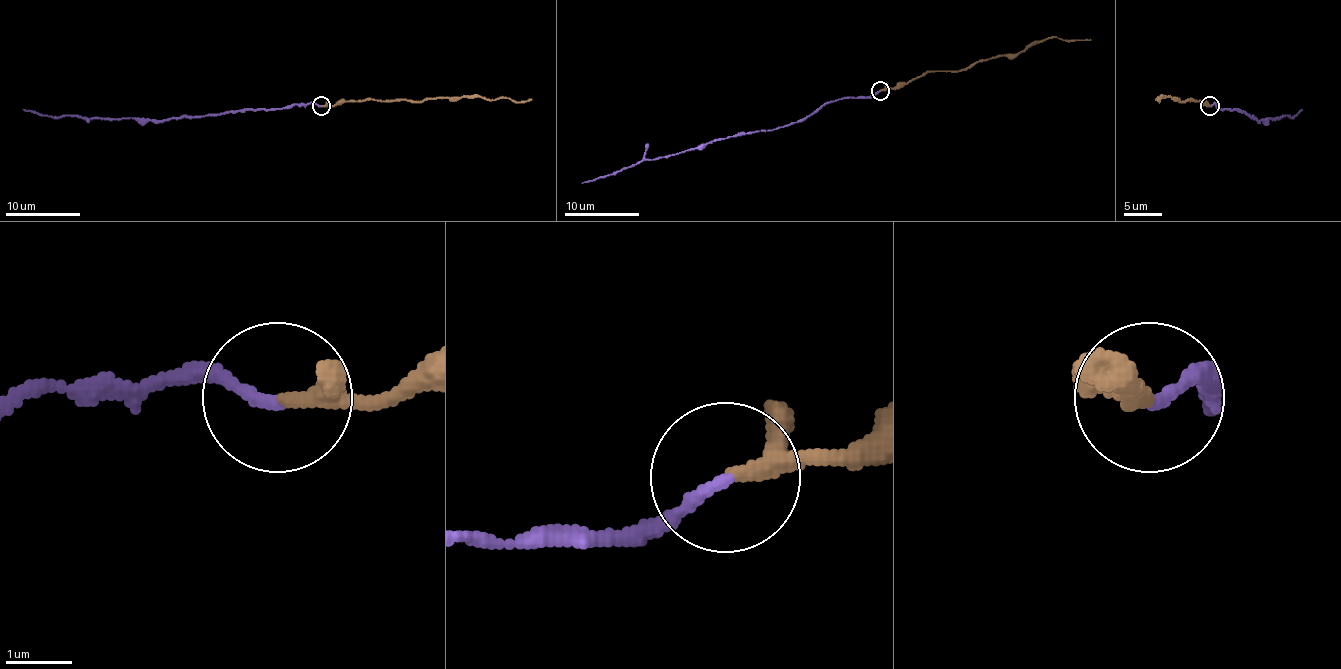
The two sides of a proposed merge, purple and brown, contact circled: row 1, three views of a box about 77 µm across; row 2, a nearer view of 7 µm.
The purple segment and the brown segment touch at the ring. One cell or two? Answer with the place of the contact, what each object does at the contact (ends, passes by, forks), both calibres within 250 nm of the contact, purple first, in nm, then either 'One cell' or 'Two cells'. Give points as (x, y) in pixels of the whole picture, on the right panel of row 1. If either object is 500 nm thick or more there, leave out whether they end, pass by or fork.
Place: (1209, 105). At the ring purple ends. At the ring brown passes by. Thickness 170 nm (purple) against 200 nm. Two cells

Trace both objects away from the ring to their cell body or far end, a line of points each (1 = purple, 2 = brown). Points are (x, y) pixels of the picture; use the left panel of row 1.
1: (321, 105), (288, 105), (161, 120), (45, 116), (22, 109)
2: (321, 105), (434, 97), (531, 99)

